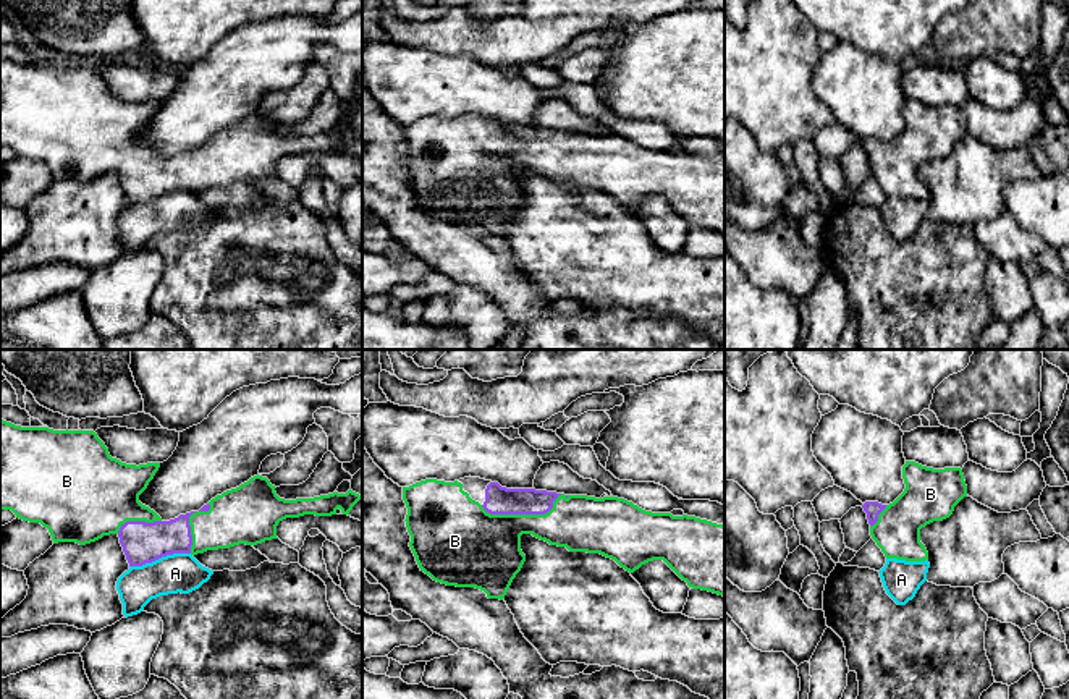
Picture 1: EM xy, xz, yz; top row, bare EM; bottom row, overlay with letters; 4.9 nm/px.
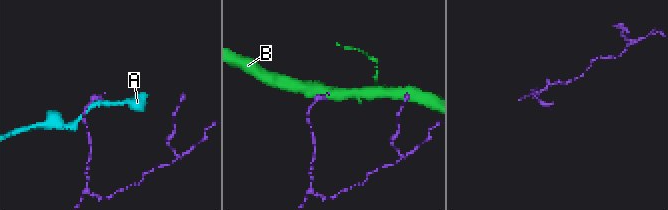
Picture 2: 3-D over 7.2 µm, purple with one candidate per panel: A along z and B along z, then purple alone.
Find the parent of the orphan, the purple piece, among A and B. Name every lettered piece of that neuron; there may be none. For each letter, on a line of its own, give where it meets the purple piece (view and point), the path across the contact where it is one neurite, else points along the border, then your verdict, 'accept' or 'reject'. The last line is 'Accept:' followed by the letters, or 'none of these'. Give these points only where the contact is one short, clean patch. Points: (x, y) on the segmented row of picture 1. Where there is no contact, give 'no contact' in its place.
A: meets purple in xy at (159, 557); reject
B: meets purple in xz at (523, 513); accept
Accept: B

